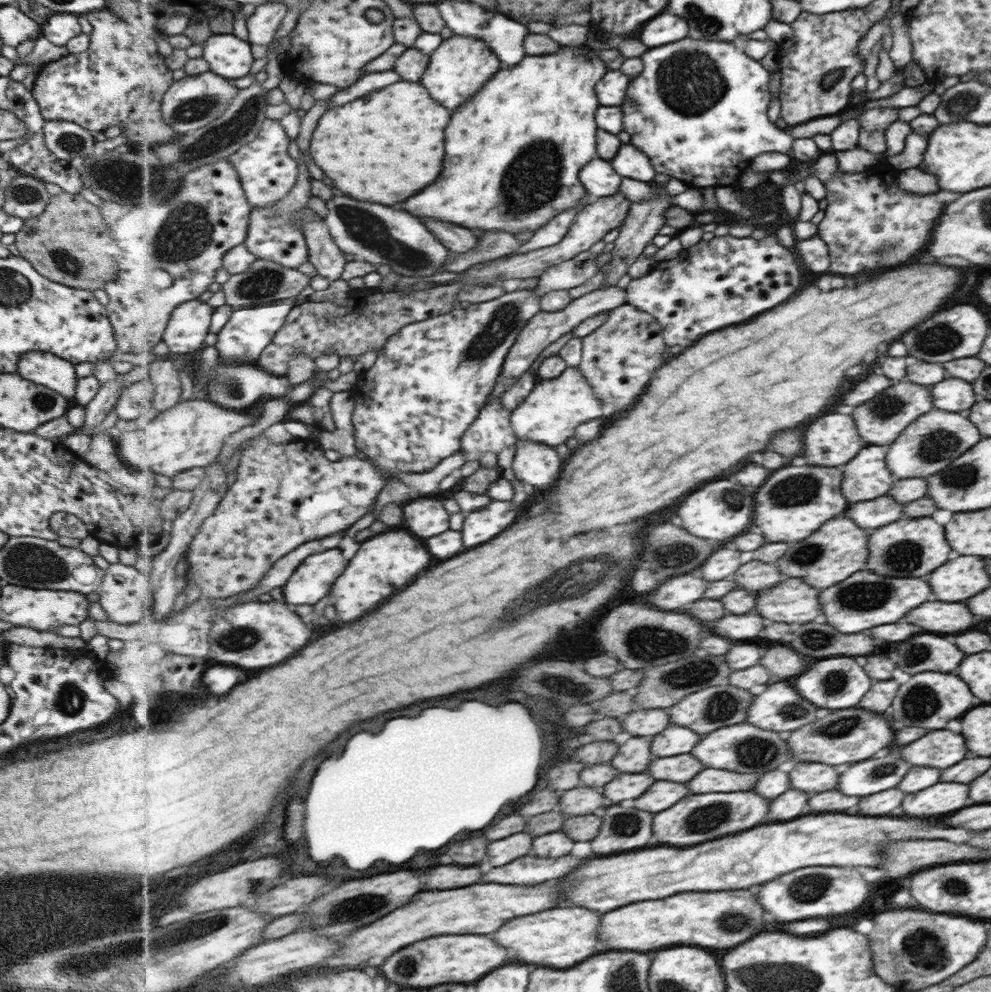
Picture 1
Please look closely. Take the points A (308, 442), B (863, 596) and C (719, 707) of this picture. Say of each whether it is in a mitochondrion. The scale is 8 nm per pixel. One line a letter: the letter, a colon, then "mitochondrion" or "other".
A: other
B: mitochondrion
C: mitochondrion

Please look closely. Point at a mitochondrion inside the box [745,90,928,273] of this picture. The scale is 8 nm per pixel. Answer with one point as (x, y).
(892, 245)

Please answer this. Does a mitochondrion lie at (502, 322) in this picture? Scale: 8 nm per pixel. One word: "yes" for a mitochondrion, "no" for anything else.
yes

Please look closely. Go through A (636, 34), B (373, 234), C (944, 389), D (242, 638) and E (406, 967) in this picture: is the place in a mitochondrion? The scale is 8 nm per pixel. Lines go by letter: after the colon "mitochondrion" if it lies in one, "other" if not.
A: other
B: mitochondrion
C: other
D: mitochondrion
E: mitochondrion

